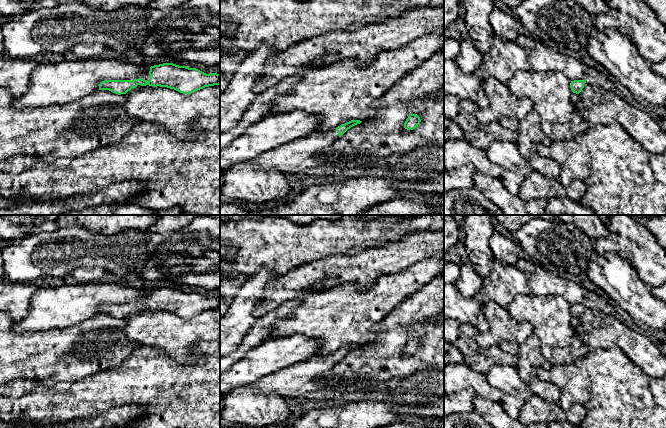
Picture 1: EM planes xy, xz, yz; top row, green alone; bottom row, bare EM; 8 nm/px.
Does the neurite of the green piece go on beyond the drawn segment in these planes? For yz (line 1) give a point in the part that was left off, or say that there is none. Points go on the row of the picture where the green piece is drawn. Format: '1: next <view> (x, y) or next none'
1: next none

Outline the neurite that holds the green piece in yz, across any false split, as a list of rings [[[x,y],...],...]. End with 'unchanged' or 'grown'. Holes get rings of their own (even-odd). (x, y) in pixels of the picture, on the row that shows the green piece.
[[[574,80],[571,81],[570,83],[570,88],[572,90],[573,93],[579,94],[582,89],[584,88],[584,85],[586,83],[587,80]]]; unchanged

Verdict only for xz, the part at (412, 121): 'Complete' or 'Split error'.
Complete

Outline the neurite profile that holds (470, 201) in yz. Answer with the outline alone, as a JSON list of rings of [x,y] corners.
[[[475,186],[453,189],[444,196],[444,215],[506,215]]]

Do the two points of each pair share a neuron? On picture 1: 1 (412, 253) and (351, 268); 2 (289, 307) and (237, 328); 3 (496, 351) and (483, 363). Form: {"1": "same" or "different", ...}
{"1": "same", "2": "different", "3": "same"}

